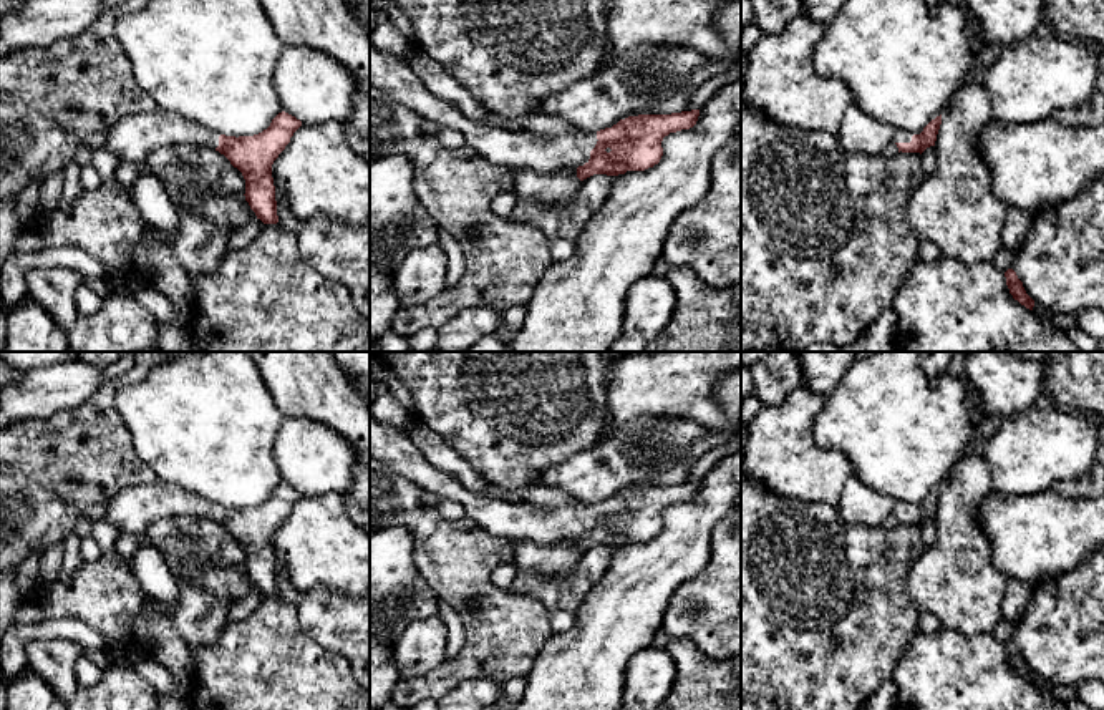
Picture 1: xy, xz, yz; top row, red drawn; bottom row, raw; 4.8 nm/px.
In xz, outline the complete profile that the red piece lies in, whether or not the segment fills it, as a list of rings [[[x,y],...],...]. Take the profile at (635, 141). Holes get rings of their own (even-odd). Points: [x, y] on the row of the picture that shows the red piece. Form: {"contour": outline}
{"contour": [[[370,33],[370,85],[439,128],[462,133],[466,146],[484,159],[535,173],[572,169],[580,181],[593,174],[618,176],[660,163],[661,141],[670,133],[696,124],[700,109],[671,114],[638,114],[597,133],[544,136],[482,124],[456,105],[436,98],[406,60],[375,48]]]}

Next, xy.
{"contour": [[[154,109],[151,113],[138,113],[114,123],[108,133],[103,148],[121,161],[144,163],[153,149],[169,144],[194,144],[207,146],[224,154],[234,168],[237,168],[245,179],[245,201],[255,212],[257,219],[264,224],[277,224],[277,201],[275,186],[272,178],[272,164],[278,154],[290,143],[293,133],[302,126],[302,121],[295,116],[282,111],[278,113],[270,126],[254,136],[225,136],[212,131],[196,121],[186,119],[181,114]]]}

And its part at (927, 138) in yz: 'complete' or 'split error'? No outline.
split error

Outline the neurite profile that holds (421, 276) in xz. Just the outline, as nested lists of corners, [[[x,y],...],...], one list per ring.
[[[434,242],[413,249],[399,264],[393,285],[403,307],[413,307],[446,289],[448,255]]]

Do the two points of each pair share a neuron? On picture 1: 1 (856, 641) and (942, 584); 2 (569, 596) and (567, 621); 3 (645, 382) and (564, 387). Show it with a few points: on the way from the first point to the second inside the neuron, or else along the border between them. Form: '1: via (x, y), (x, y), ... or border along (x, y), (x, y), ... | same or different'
1: border along (910, 564), (905, 574), (905, 589), (920, 611) | different
2: border along (572, 611), (551, 612) | different
3: border along (610, 369), (605, 425) | different

